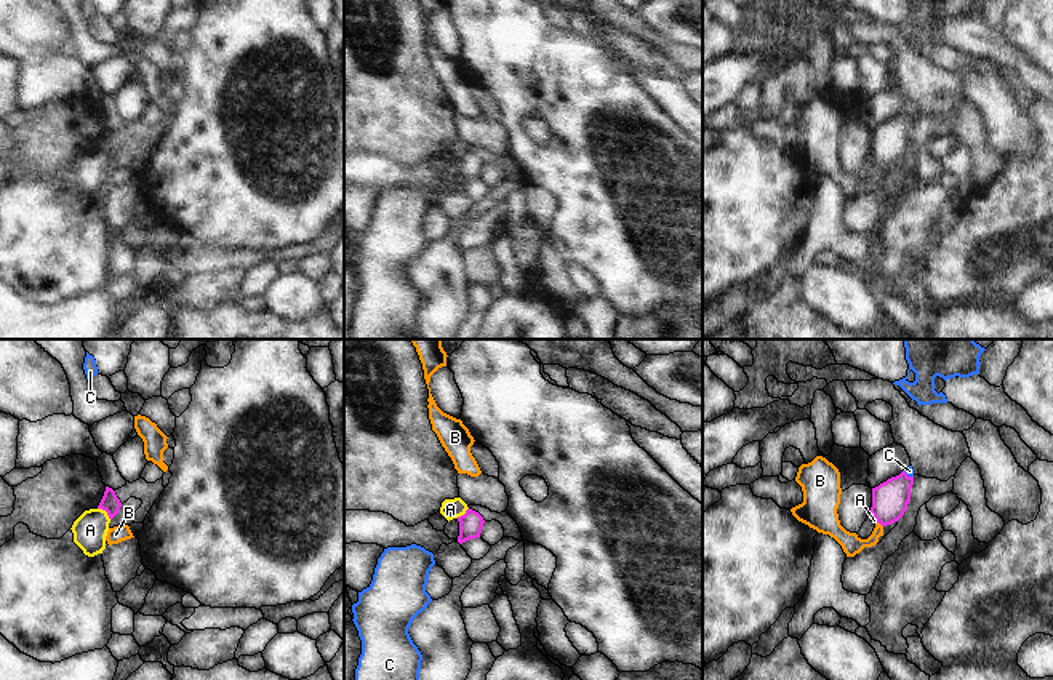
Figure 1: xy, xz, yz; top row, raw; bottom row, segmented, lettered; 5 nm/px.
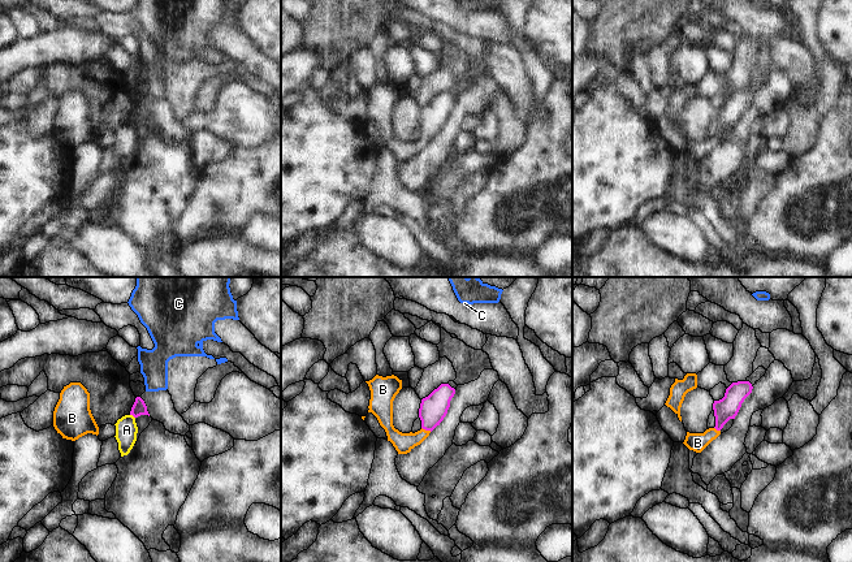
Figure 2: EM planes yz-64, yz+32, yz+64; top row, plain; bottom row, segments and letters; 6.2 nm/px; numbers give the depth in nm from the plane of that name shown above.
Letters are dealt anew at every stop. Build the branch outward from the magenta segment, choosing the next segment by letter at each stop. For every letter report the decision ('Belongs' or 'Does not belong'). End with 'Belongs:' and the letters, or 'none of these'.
A: Does not belong
B: Belongs
C: Does not belong
Belongs: B

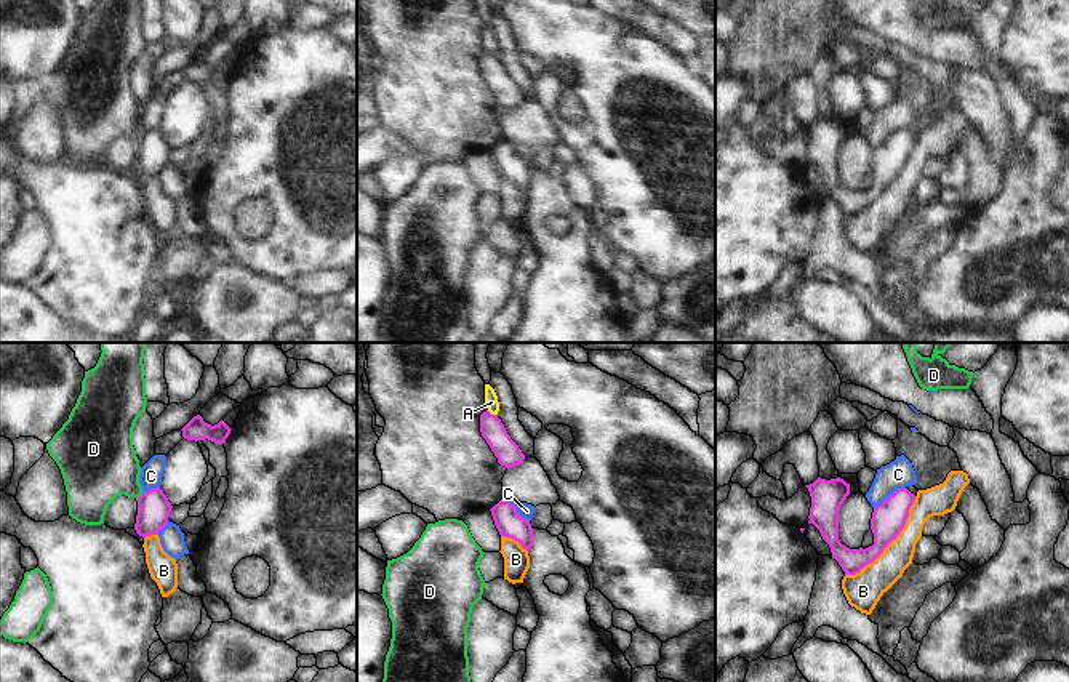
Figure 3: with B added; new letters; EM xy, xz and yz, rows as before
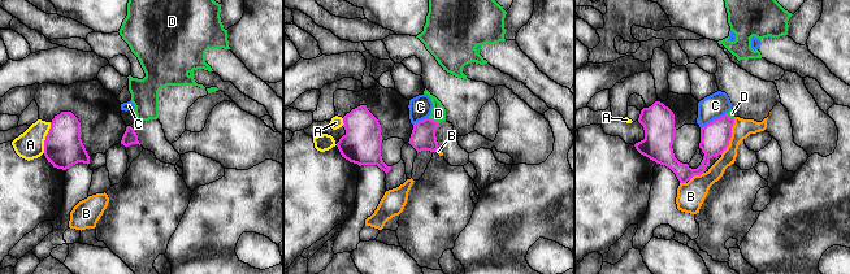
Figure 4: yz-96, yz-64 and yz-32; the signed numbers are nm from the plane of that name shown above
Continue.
A: Does not belong
B: Does not belong
C: Does not belong
D: Does not belong
Belongs: none of these

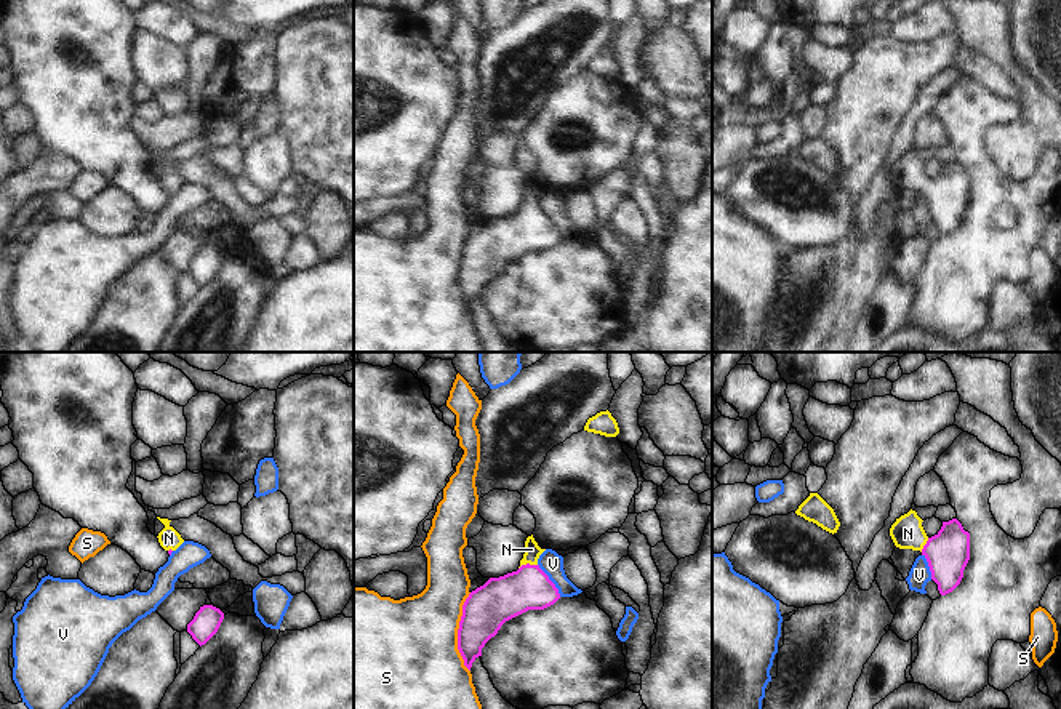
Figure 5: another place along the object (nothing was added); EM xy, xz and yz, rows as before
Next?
N: Belongs
S: Does not belong
V: Does not belong
Belongs: N

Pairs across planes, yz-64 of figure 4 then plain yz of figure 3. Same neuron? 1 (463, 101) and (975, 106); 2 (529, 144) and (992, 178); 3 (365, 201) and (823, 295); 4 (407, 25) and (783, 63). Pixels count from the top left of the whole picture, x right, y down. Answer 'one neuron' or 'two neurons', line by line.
1: two neurons
2: two neurons
3: two neurons
4: two neurons

